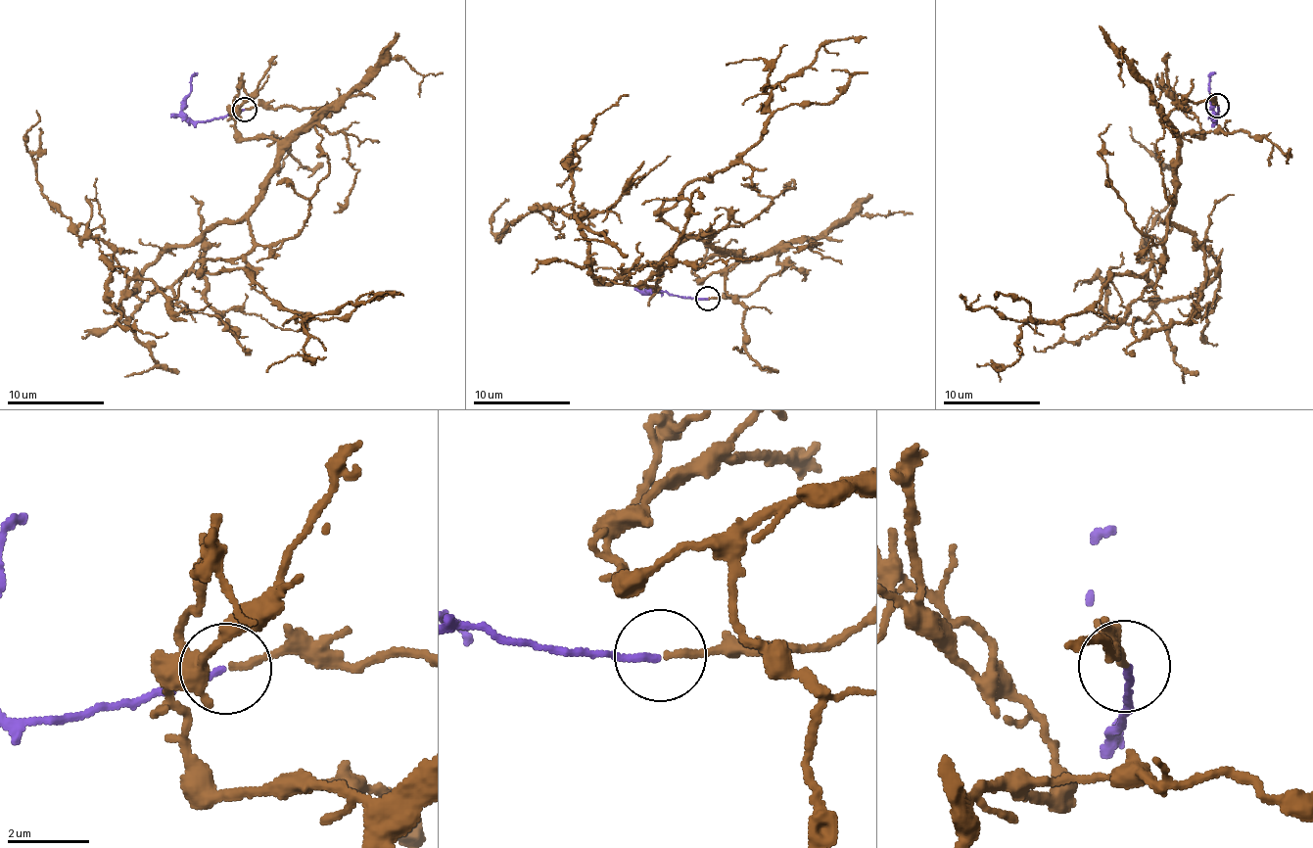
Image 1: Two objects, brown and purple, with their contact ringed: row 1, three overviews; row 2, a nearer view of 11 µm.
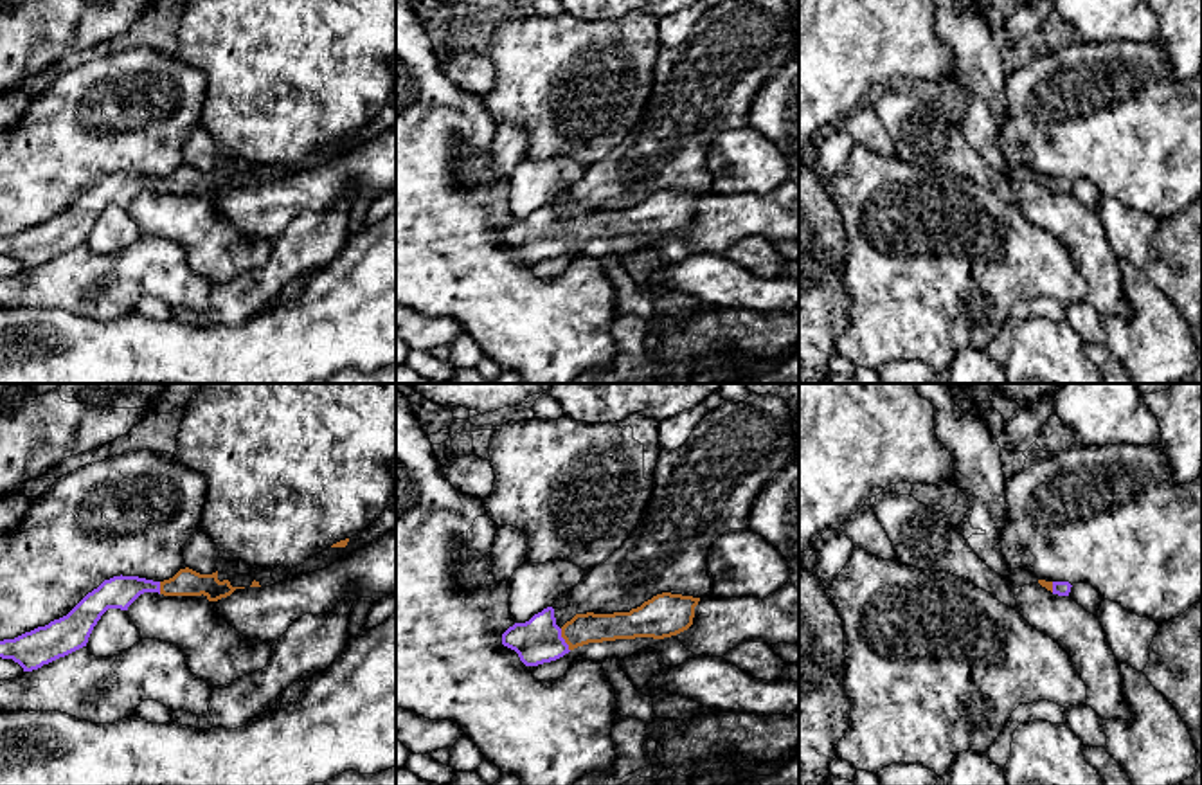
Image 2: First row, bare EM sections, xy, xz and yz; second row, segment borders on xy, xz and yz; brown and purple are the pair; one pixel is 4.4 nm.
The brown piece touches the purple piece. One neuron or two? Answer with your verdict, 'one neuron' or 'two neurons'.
one neuron

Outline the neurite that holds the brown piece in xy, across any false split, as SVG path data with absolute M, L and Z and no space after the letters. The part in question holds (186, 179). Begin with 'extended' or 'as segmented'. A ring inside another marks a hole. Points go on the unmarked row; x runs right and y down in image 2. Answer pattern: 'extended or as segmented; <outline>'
extended; M189 164L180 166L173 175L164 178L153 178L139 173L113 173L104 176L97 185L88 189L67 212L50 218L45 223L38 223L31 229L25 229L14 236L0 238L0 254L13 256L18 259L23 268L32 268L49 261L59 254L65 254L83 243L86 243L88 234L101 216L101 212L108 205L121 205L128 207L128 203L144 189L158 189L164 193L205 193L209 198L218 198L221 194L230 193L236 185L245 184L232 184L229 176L220 178L218 167L212 171L200 171Z

